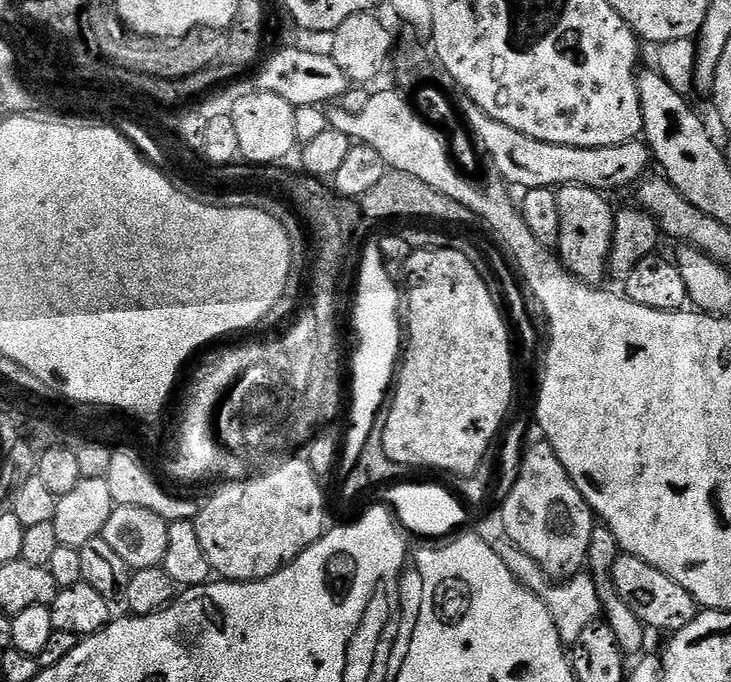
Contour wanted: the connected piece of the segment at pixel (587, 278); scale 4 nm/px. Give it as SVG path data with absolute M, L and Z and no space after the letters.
M565 184L555 189L560 207L560 243L558 245L558 255L564 267L572 275L579 278L584 284L593 286L603 285L604 275L609 275L608 254L612 251L612 222L614 219L614 208L607 204L605 197L592 188L586 186L574 186Z

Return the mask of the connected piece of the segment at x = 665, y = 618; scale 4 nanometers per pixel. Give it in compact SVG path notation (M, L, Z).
M620 554L613 562L611 579L614 590L630 606L630 610L638 616L646 629L671 634L694 622L698 605L690 590L682 590L682 586L678 586L674 578L662 574L662 570L650 566L650 562L642 562L642 558L637 556Z

